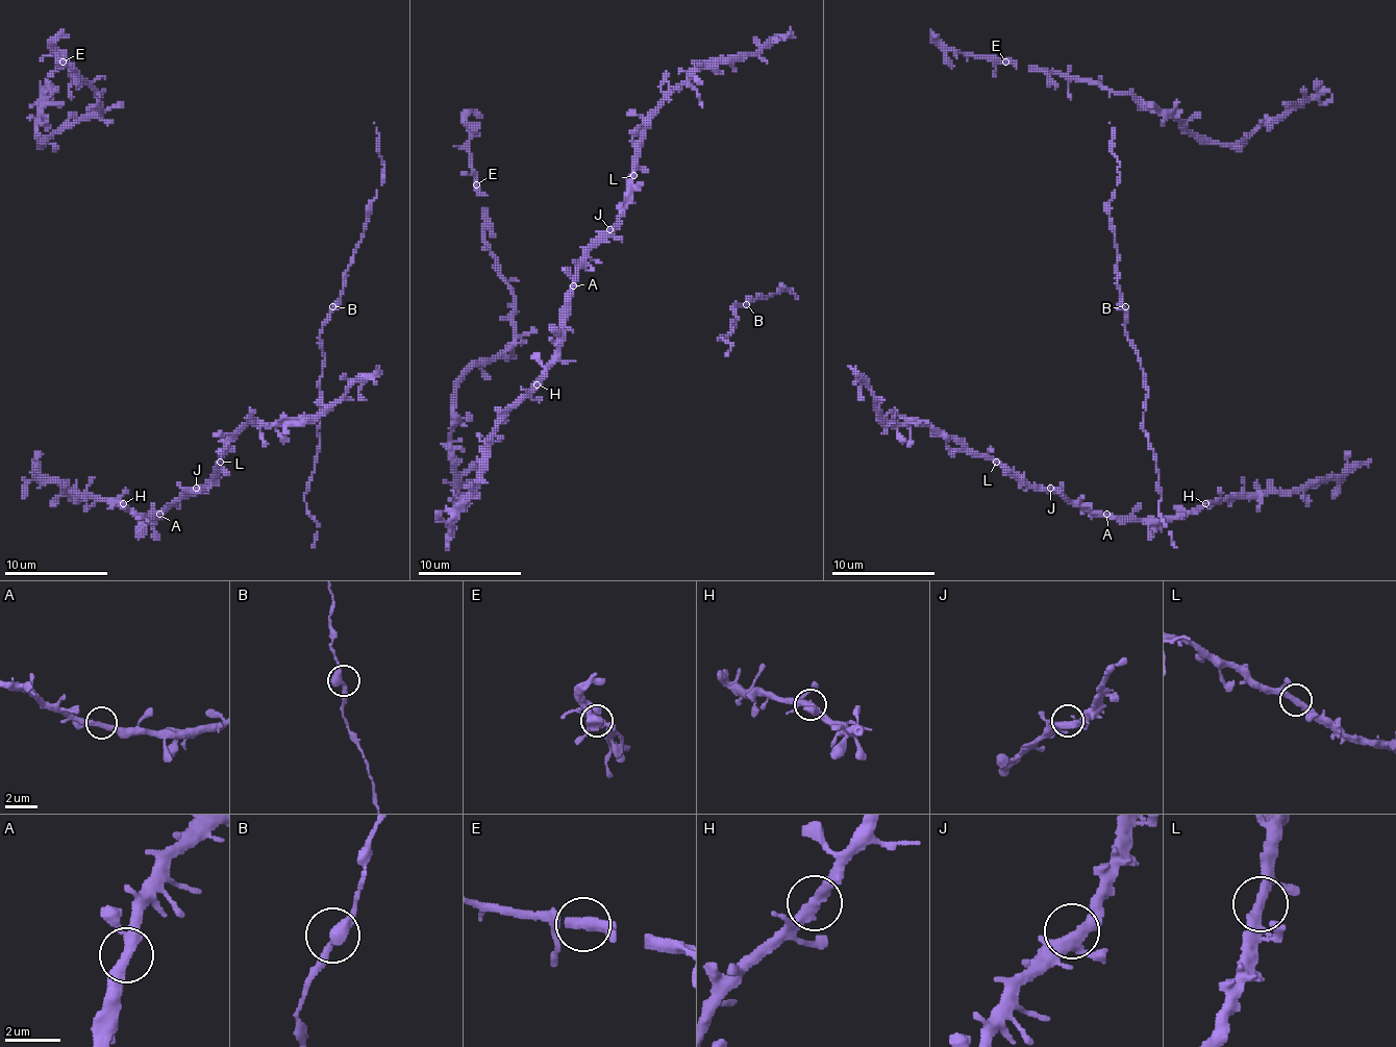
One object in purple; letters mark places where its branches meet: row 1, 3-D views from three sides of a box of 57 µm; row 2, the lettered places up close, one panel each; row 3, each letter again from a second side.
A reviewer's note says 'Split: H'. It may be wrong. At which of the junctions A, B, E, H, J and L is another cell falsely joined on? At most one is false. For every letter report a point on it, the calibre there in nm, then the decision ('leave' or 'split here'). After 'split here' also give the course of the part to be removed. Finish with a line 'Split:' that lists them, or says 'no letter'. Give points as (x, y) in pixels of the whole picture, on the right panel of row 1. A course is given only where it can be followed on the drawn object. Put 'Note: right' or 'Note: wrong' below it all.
A: (1106, 514) | 300 nm | leave
B: (1125, 306) | 400 nm | leave
E: (1005, 61) | 360 nm | leave
H: (1205, 503) | 360 nm | leave
J: (1050, 488) | 380 nm | leave
L: (996, 462) | 360 nm | leave
Split: no letter
Note: wrong

